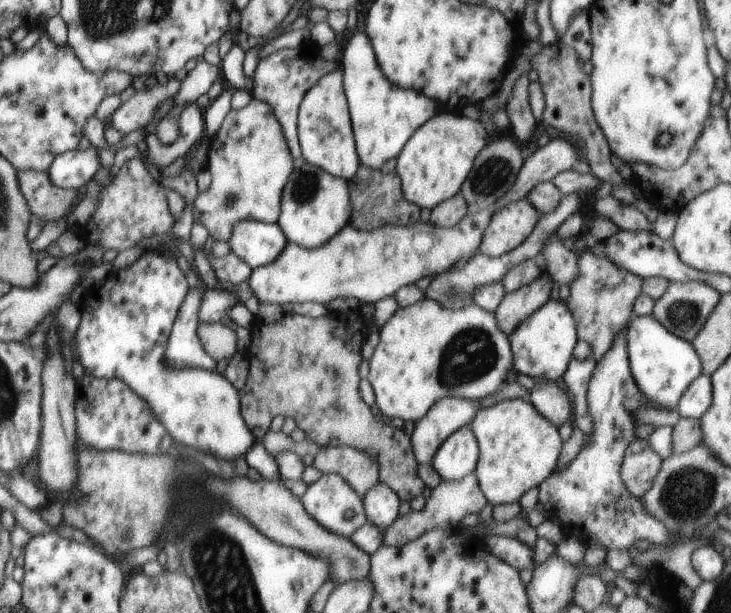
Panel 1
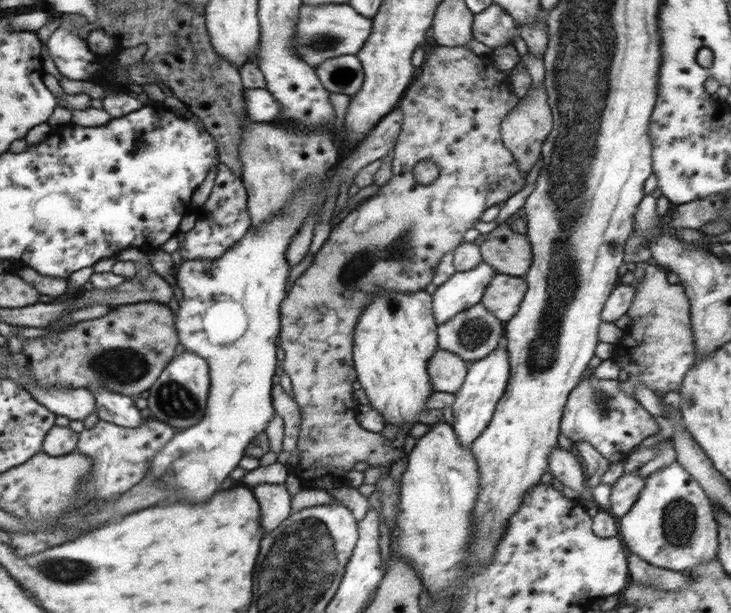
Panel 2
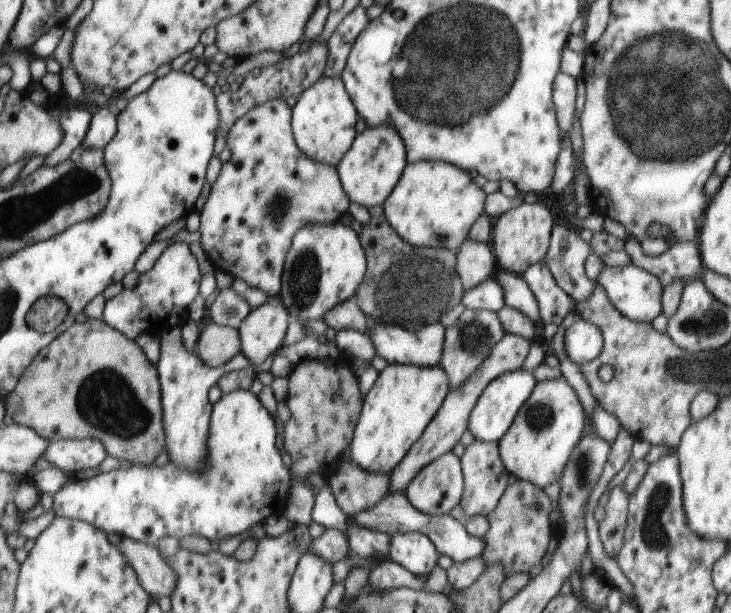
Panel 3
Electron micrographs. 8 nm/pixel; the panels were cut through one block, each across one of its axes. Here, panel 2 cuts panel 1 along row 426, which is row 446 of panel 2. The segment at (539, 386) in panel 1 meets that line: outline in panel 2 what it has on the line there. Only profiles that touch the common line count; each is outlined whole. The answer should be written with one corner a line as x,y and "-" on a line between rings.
555,446
549,456
549,470
564,486
576,490
581,495
586,485
584,466
575,451

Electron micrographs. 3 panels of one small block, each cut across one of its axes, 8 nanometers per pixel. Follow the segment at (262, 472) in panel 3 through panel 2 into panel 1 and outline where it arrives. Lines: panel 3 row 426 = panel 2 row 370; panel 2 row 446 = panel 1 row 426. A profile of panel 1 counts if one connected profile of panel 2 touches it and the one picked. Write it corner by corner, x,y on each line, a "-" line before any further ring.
166,247
146,248
144,254
133,265
110,272
102,286
93,291
85,290
79,303
81,321
76,338
80,362
84,370
95,377
125,381
149,404
150,410
165,425
176,442
180,444
186,442
196,450
210,452
224,460
244,457
247,450
256,442
256,438
241,417
240,392
212,366
204,369
198,367
177,369
164,360
167,342
187,290
186,278
178,268
174,256
166,252

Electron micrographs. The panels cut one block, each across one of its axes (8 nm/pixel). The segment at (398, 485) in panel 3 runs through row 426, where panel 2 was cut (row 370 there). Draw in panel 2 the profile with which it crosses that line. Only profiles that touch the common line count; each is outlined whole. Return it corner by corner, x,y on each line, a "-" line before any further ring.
436,348
427,362
427,371
433,390
456,394
467,375
468,362
457,354

